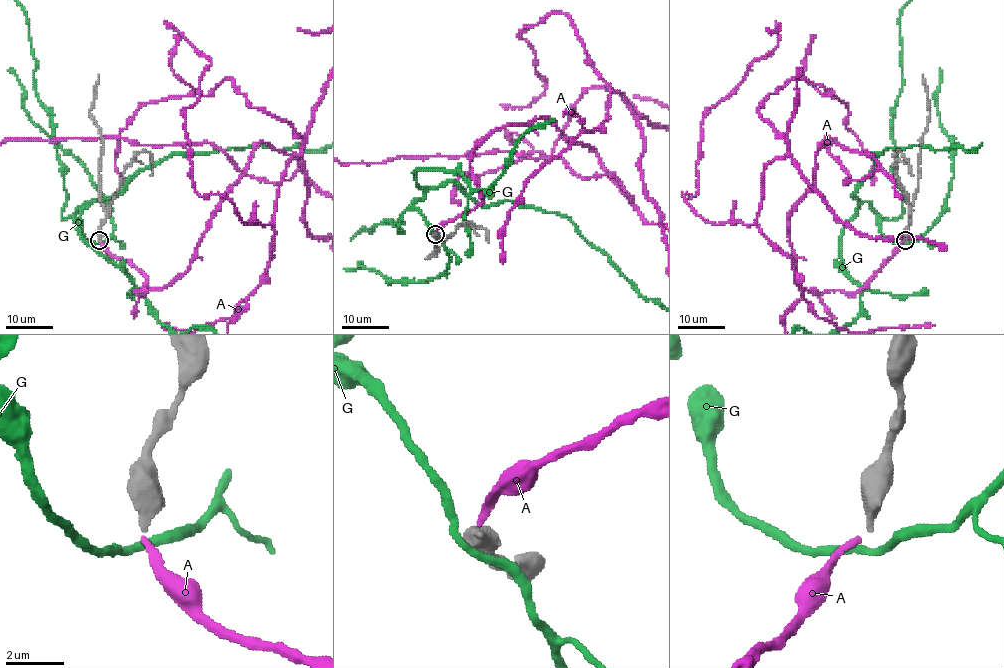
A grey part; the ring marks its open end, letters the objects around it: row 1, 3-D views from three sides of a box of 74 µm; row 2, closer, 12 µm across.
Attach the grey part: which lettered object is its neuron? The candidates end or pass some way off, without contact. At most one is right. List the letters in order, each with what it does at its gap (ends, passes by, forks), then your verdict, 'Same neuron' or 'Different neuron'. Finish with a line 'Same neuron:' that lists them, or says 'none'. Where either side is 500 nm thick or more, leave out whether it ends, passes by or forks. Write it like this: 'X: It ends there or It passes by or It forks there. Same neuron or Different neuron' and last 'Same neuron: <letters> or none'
A: It ends there. Same neuron
G: It passes by. Different neuron
Same neuron: A

